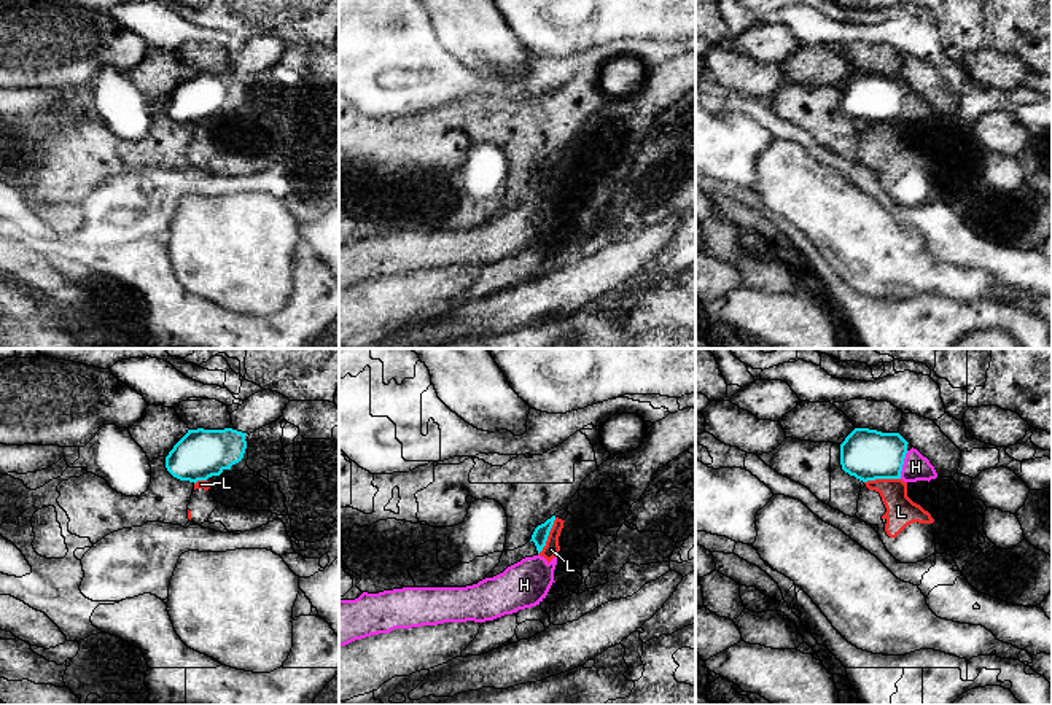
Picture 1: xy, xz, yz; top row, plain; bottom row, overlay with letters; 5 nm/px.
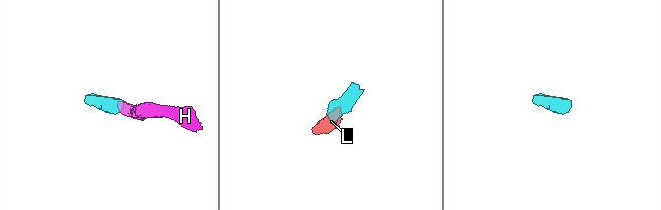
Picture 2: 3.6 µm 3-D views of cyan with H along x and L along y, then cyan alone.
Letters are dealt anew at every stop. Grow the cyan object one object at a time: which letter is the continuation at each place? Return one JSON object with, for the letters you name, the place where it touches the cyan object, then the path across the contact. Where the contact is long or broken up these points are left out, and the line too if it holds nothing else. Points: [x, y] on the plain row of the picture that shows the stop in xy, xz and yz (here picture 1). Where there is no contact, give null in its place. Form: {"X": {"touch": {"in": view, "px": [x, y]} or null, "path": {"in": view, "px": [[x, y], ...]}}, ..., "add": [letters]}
{"H": {"touch": {"in": "yz", "px": [903, 107]}, "path": {"in": "yz", "px": [[866, 97], [885, 99], [903, 107], [915, 110]]}}, "add": ["H"]}

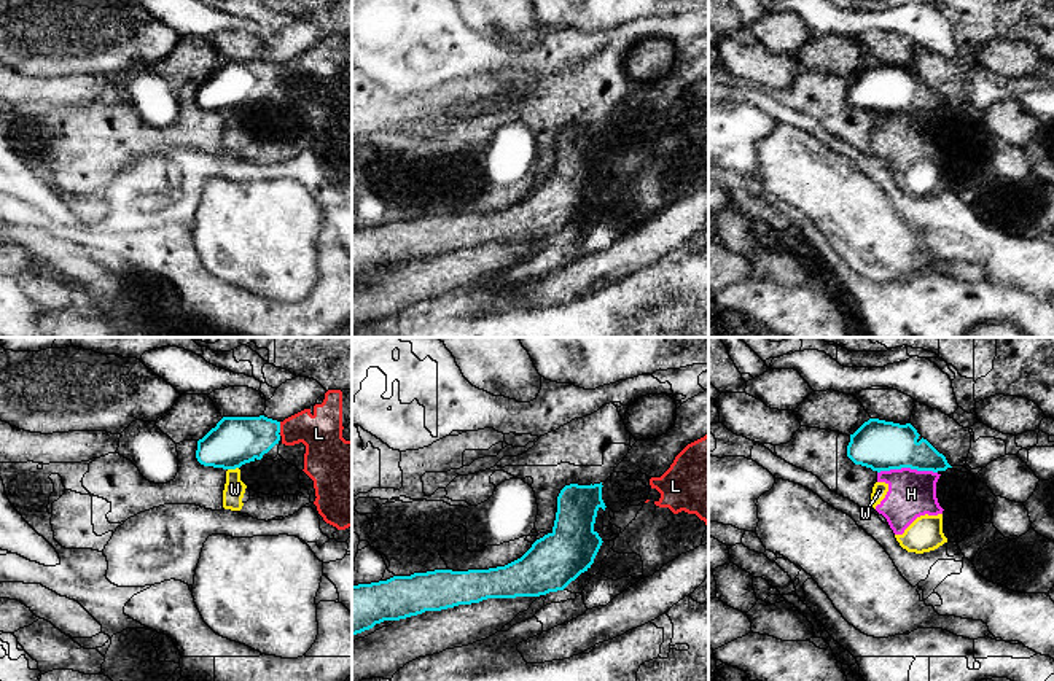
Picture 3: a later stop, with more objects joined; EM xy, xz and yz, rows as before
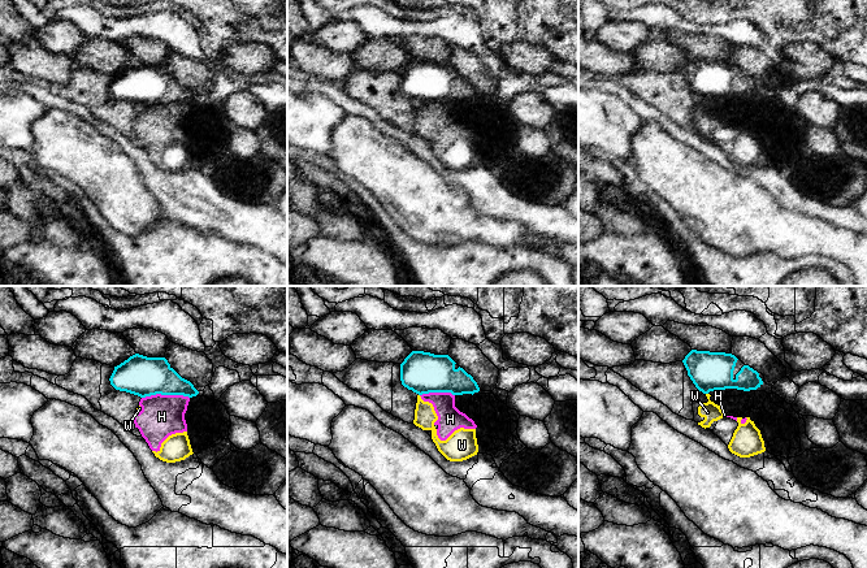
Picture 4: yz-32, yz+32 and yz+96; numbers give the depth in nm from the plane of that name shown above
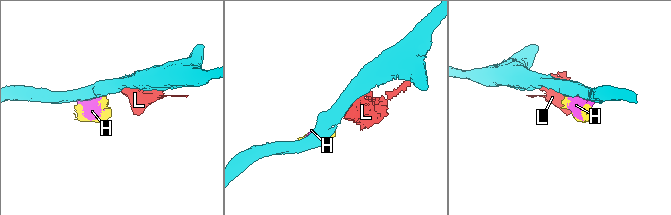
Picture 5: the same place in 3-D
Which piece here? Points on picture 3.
{"add": []}

